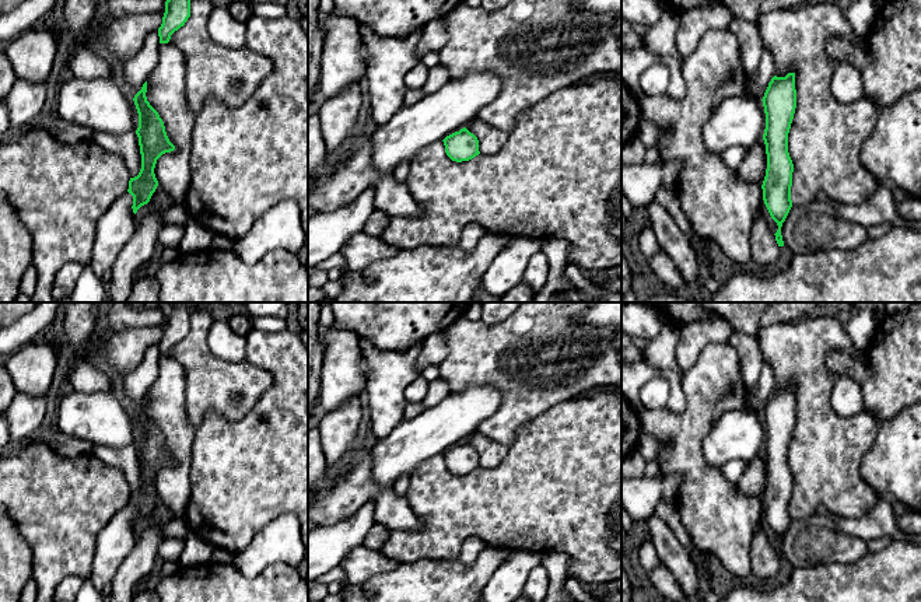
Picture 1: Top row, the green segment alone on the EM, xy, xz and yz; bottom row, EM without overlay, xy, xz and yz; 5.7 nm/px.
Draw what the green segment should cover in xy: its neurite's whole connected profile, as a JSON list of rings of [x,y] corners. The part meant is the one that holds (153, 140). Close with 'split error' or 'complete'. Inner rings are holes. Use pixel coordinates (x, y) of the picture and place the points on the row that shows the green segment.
[[[147,81],[141,90],[134,95],[133,101],[139,113],[139,127],[136,134],[139,137],[141,169],[137,176],[130,178],[127,192],[133,196],[133,213],[147,204],[158,186],[154,174],[157,160],[175,150],[169,141],[162,119],[158,112],[150,105],[146,97]]]; complete

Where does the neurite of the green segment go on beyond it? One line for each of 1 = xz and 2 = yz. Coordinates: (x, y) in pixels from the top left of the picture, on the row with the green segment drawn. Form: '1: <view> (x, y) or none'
1: none
2: none

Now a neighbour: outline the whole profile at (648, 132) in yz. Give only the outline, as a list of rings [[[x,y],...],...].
[[[641,120],[637,129],[637,137],[642,141],[645,148],[655,146],[656,140],[662,134],[662,129],[649,120]]]

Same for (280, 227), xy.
[[[286,199],[262,214],[232,249],[244,263],[253,266],[272,251],[298,253],[305,238],[300,207]]]

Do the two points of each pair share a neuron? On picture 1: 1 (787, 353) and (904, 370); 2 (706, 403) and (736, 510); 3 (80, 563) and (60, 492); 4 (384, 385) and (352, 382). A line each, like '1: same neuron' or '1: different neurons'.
1: different neurons
2: same neuron
3: same neuron
4: different neurons

